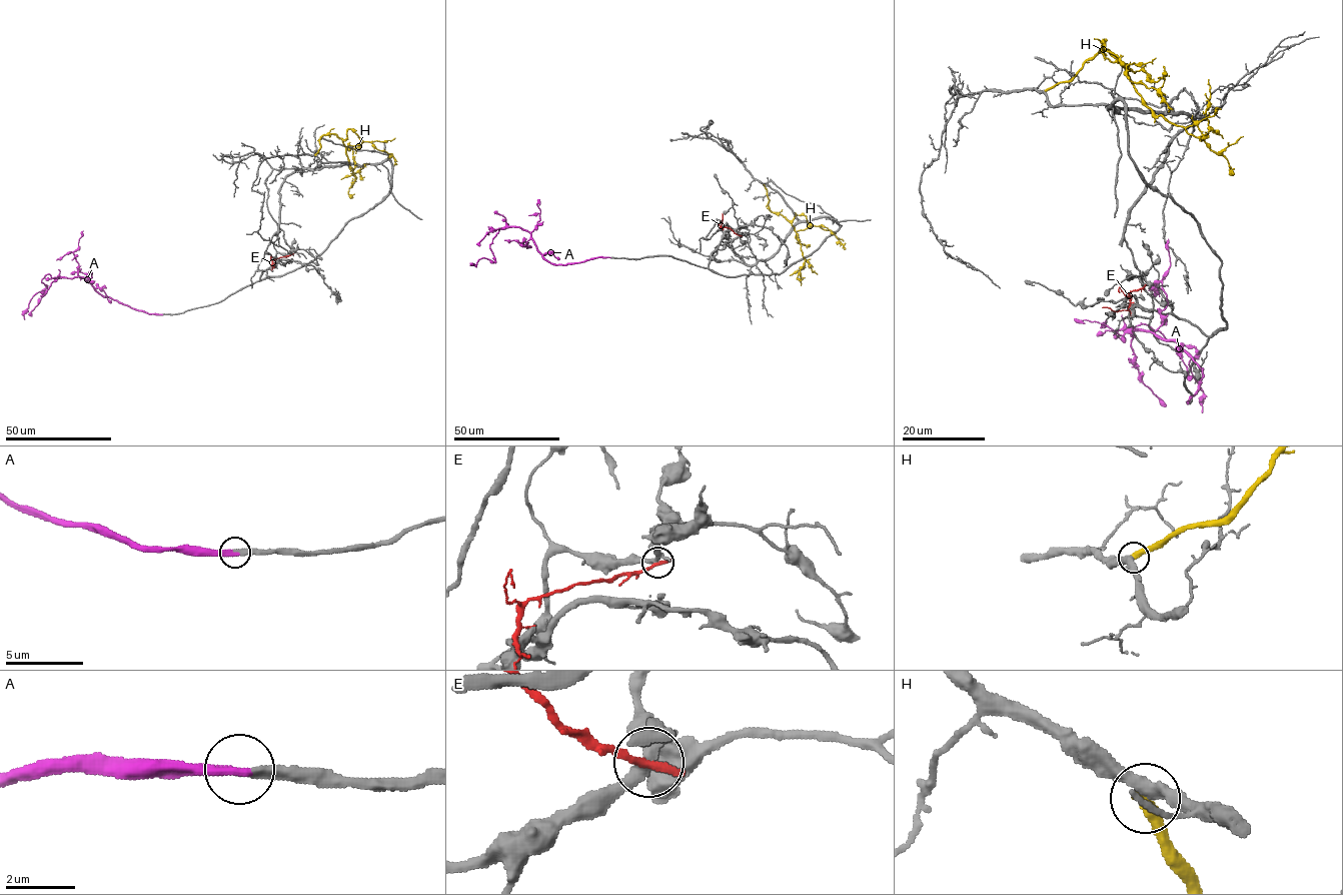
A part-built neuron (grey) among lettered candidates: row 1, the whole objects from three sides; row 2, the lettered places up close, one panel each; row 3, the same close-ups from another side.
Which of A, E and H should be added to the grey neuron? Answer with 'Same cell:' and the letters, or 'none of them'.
Same cell: A

